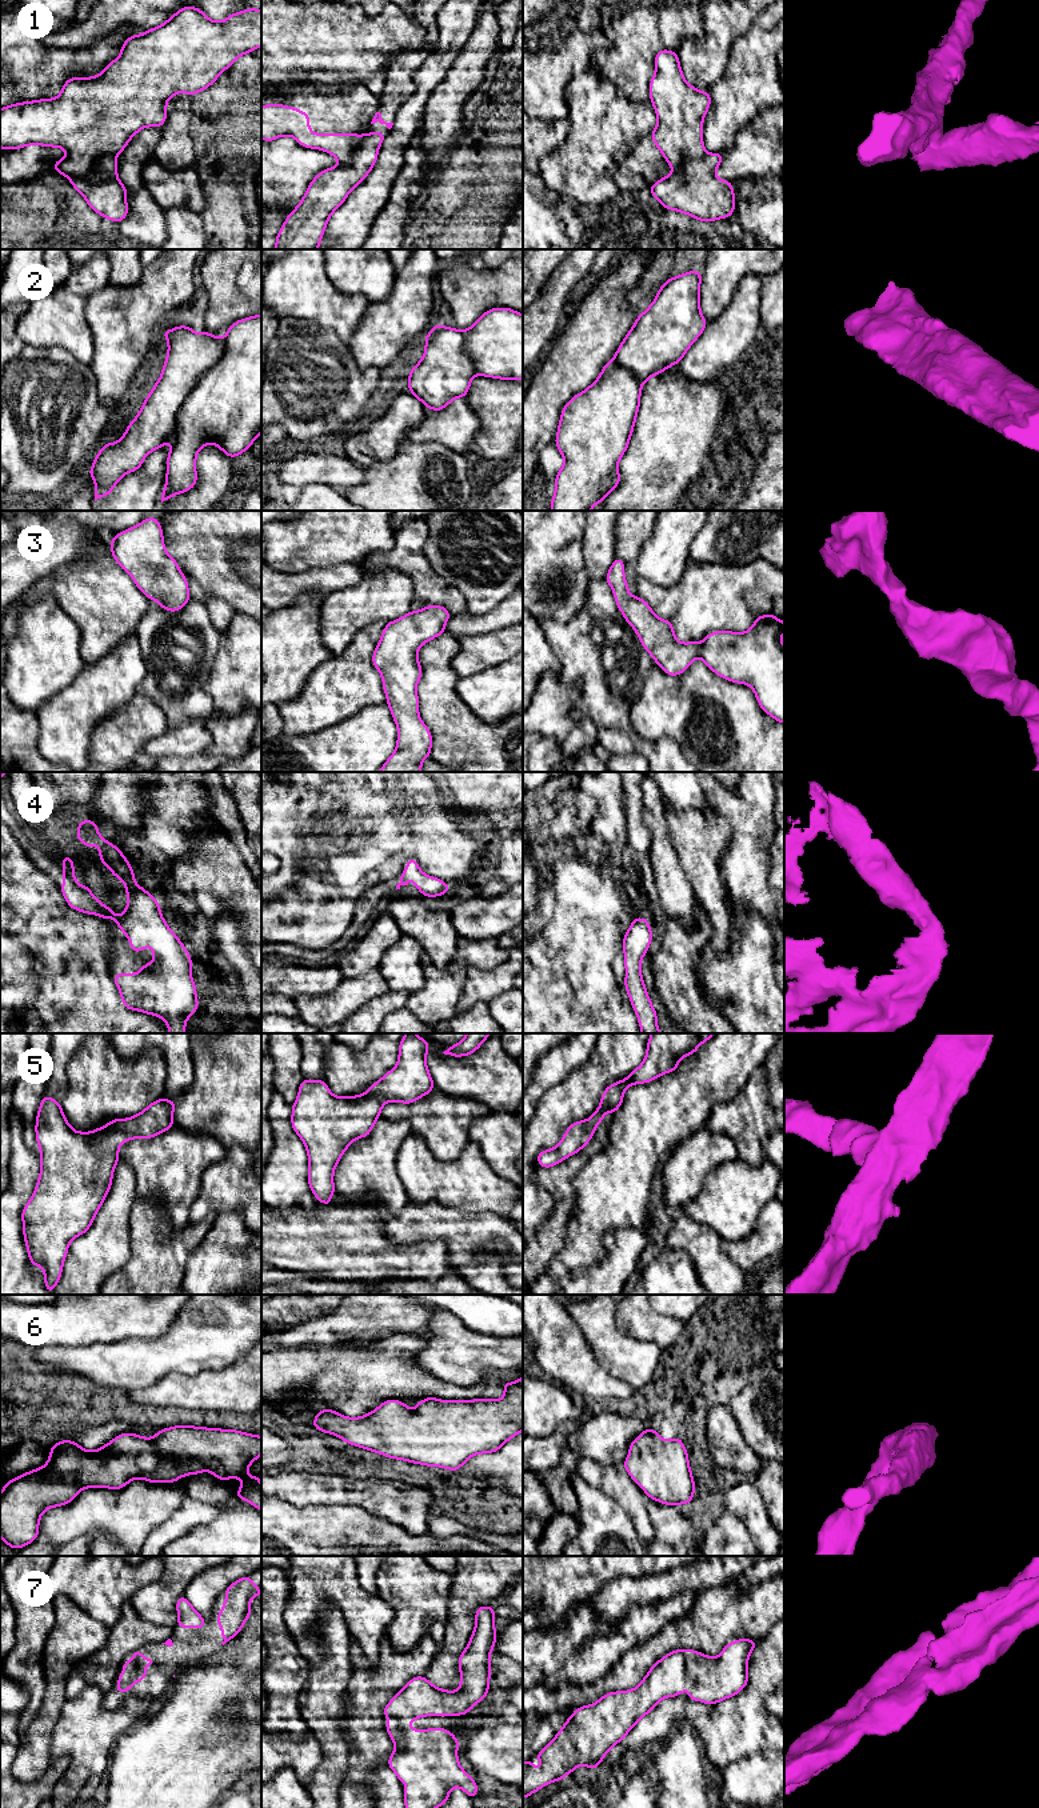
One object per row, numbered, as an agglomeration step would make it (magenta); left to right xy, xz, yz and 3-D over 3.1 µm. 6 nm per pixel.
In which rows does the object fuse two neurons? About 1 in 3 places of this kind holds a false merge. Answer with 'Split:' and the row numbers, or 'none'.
Split: 1, 2

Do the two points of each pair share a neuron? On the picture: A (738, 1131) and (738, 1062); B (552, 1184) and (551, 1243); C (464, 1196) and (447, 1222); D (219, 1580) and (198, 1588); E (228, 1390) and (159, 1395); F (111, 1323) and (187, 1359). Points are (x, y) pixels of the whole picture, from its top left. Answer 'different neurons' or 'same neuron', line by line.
A: different neurons
B: same neuron
C: different neurons
D: same neuron
E: same neuron
F: different neurons

